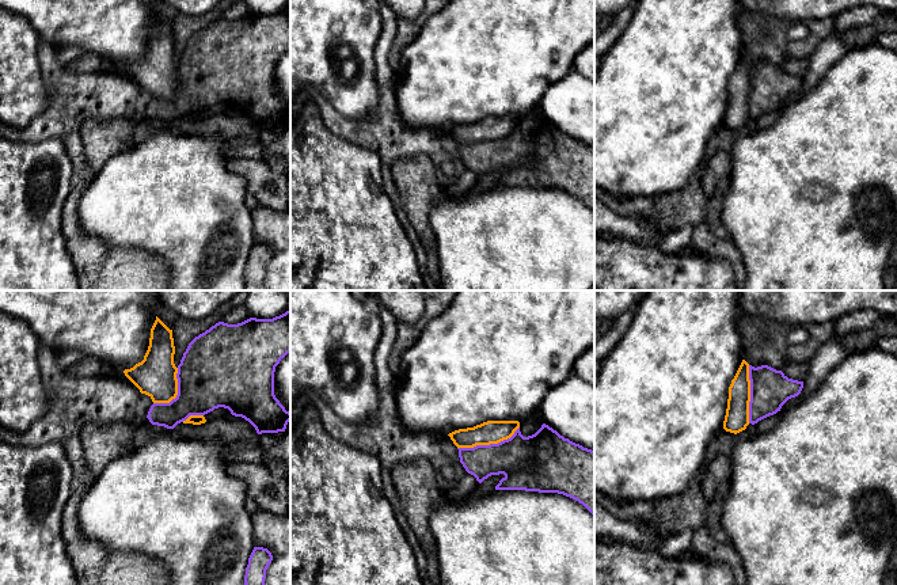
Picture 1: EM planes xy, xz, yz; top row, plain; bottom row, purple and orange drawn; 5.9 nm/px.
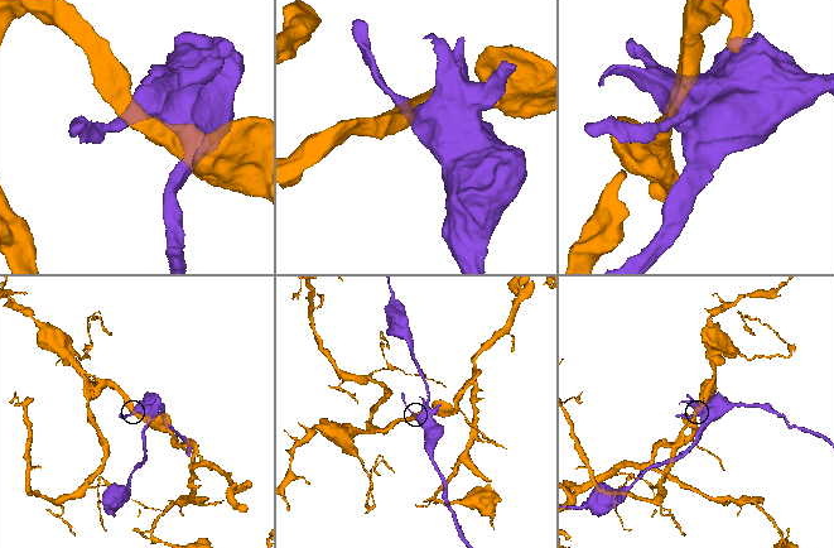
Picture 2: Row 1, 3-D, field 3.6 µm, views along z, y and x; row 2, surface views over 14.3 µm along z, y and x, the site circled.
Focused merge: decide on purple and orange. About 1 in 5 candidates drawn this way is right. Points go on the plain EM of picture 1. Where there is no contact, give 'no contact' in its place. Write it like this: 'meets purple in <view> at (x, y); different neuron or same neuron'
meets purple in xz at (490, 140); different neuron

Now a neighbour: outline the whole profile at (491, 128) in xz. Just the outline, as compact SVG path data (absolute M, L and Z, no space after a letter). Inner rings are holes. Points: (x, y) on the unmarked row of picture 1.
M487 117L474 124L455 126L448 132L457 144L474 144L508 136L518 124L518 117Z

